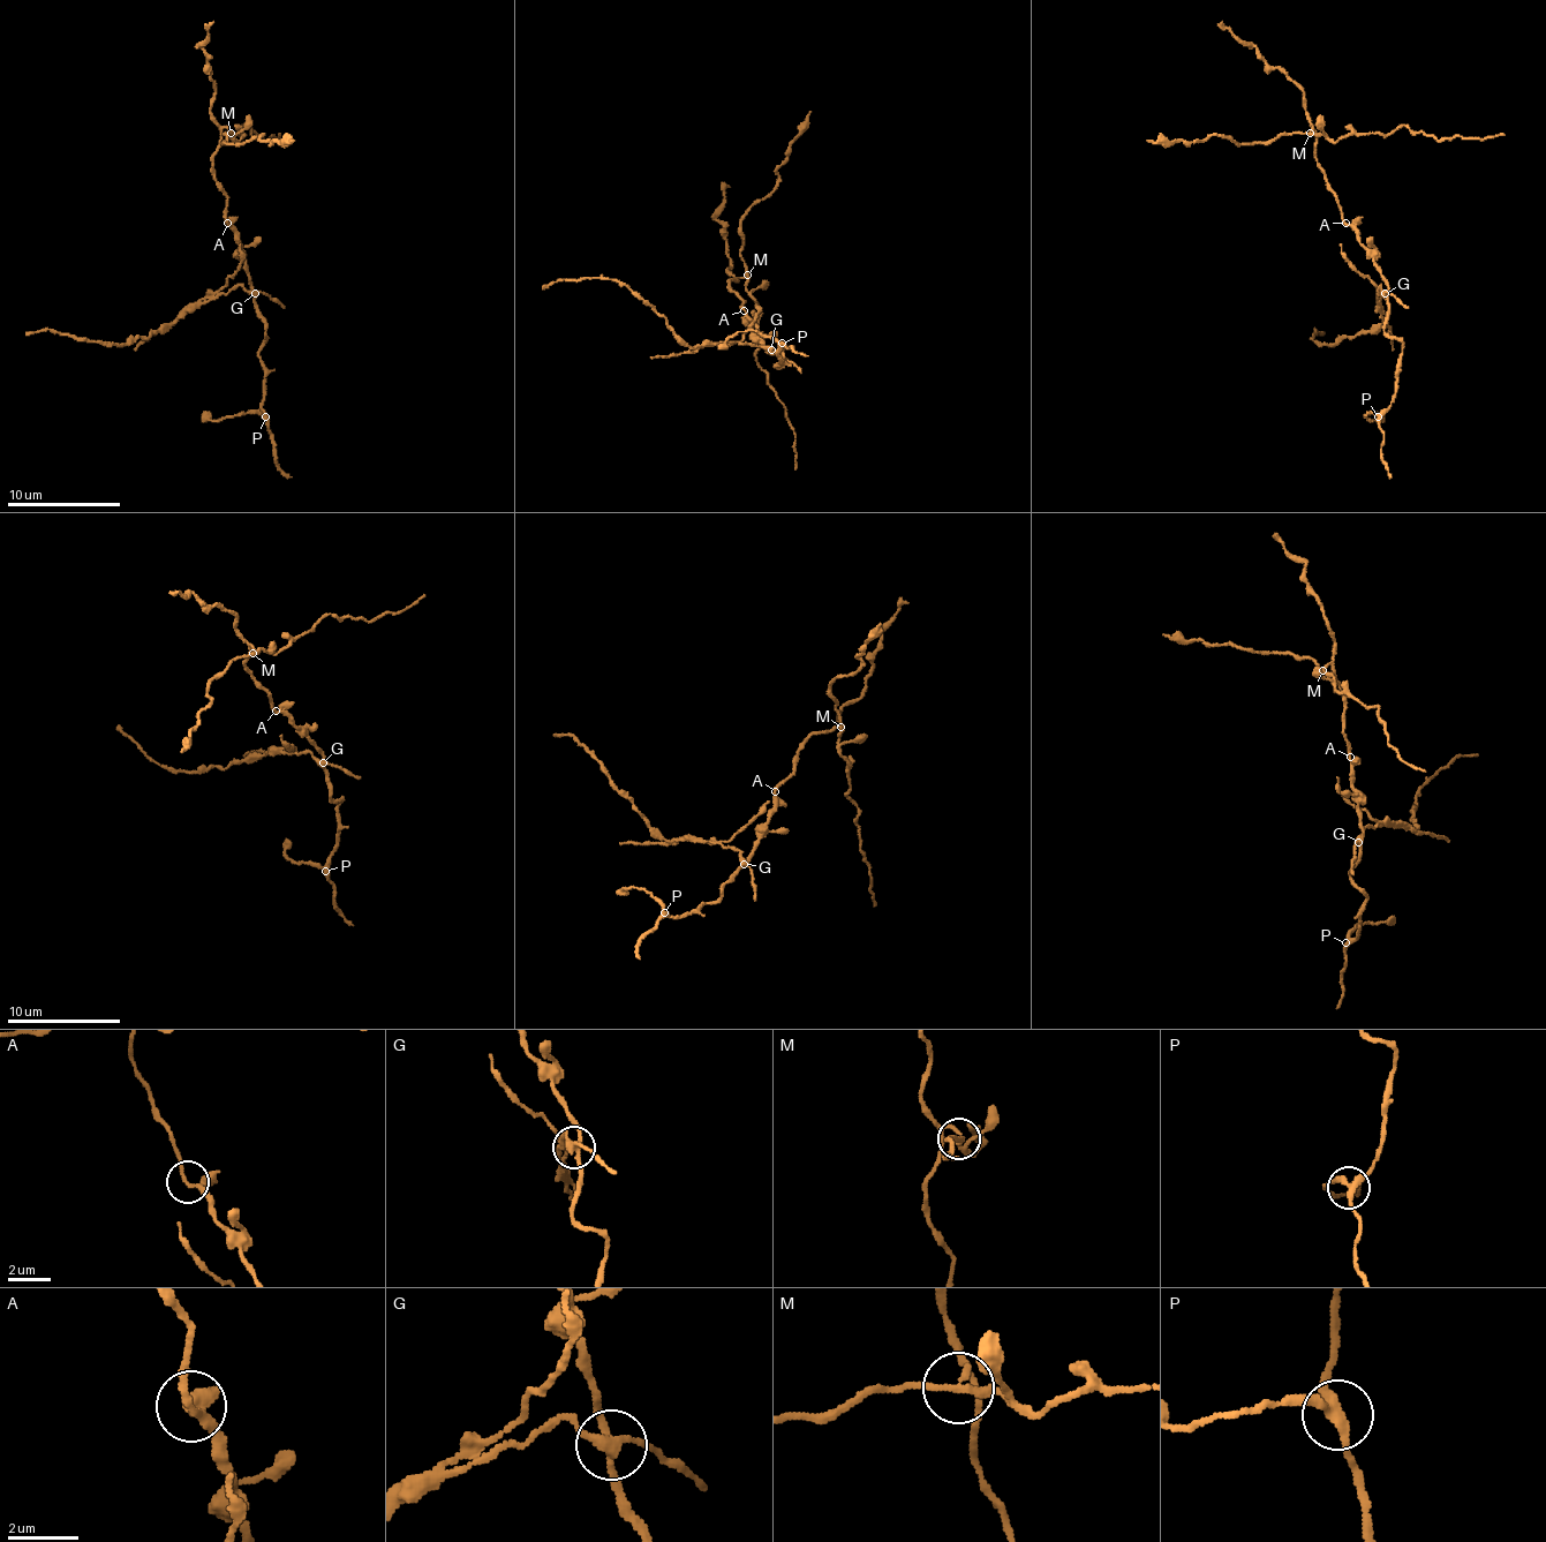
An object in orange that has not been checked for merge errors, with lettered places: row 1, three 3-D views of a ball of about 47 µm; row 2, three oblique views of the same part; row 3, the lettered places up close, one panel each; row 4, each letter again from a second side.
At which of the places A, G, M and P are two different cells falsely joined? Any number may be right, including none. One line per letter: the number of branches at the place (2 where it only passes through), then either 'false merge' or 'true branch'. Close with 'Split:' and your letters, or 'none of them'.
A: 3 | true branch
G: 4 | false merge
M: 3 | false merge
P: 3 | true branch
Split: G, M

